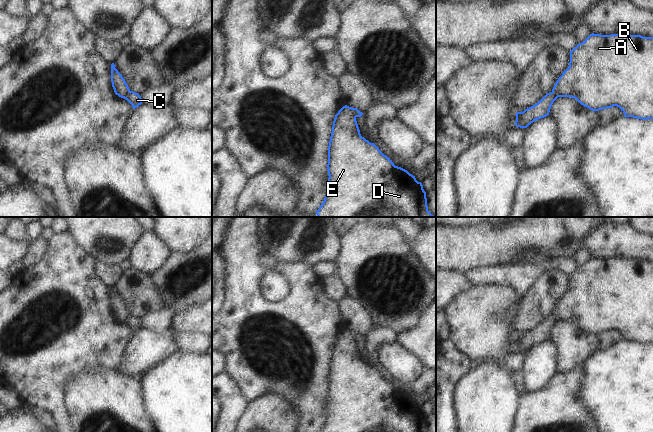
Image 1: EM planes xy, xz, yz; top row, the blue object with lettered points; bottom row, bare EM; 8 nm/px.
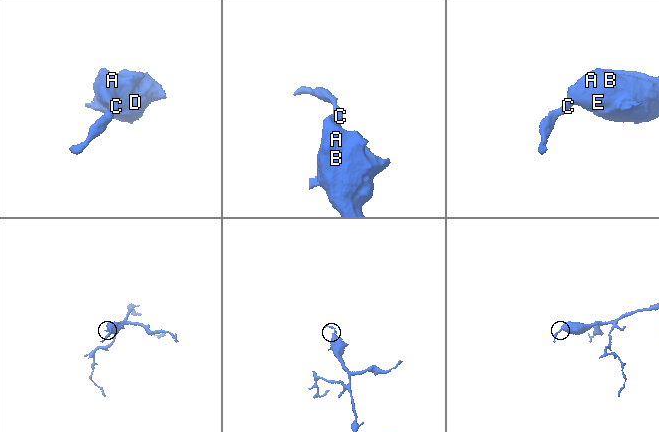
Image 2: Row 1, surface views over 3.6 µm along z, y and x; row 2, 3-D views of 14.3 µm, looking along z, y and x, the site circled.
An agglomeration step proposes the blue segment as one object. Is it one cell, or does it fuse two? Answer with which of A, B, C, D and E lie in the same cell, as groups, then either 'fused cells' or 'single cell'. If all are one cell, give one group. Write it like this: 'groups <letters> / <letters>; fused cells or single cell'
groups A B D E / C; fused cells

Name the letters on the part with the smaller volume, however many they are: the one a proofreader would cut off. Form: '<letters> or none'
C

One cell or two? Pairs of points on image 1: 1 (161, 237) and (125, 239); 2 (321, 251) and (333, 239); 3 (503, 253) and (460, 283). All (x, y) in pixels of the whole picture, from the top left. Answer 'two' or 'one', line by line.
1: two
2: one
3: two

